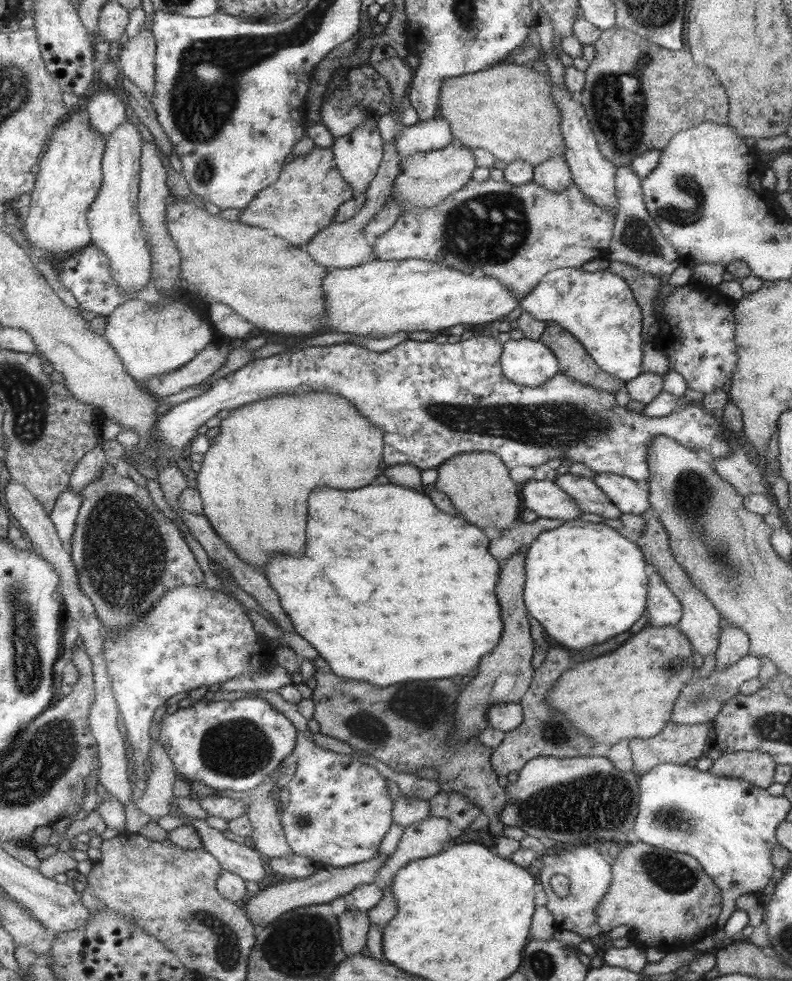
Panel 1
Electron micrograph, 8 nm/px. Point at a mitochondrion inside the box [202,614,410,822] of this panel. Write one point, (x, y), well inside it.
(359, 727)

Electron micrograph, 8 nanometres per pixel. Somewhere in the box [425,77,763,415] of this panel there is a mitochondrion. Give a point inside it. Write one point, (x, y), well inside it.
(492, 215)

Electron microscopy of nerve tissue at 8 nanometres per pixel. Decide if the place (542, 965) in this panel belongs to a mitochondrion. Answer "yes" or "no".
yes

